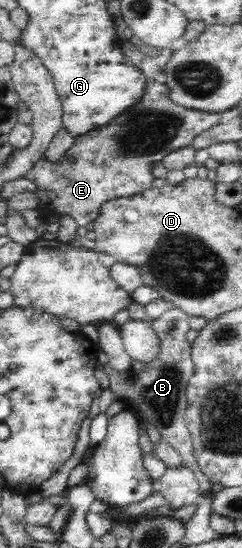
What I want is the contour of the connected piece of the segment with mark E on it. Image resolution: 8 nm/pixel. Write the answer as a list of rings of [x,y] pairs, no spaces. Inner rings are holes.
[[[147,80],[141,98],[133,106],[110,123],[78,135],[59,160],[52,162],[42,155],[23,178],[34,184],[36,209],[42,218],[56,213],[58,217],[73,219],[77,227],[84,227],[97,218],[103,203],[152,188],[154,163],[177,148],[192,145],[194,137],[219,123],[219,114],[180,107],[168,97],[165,84]]]

